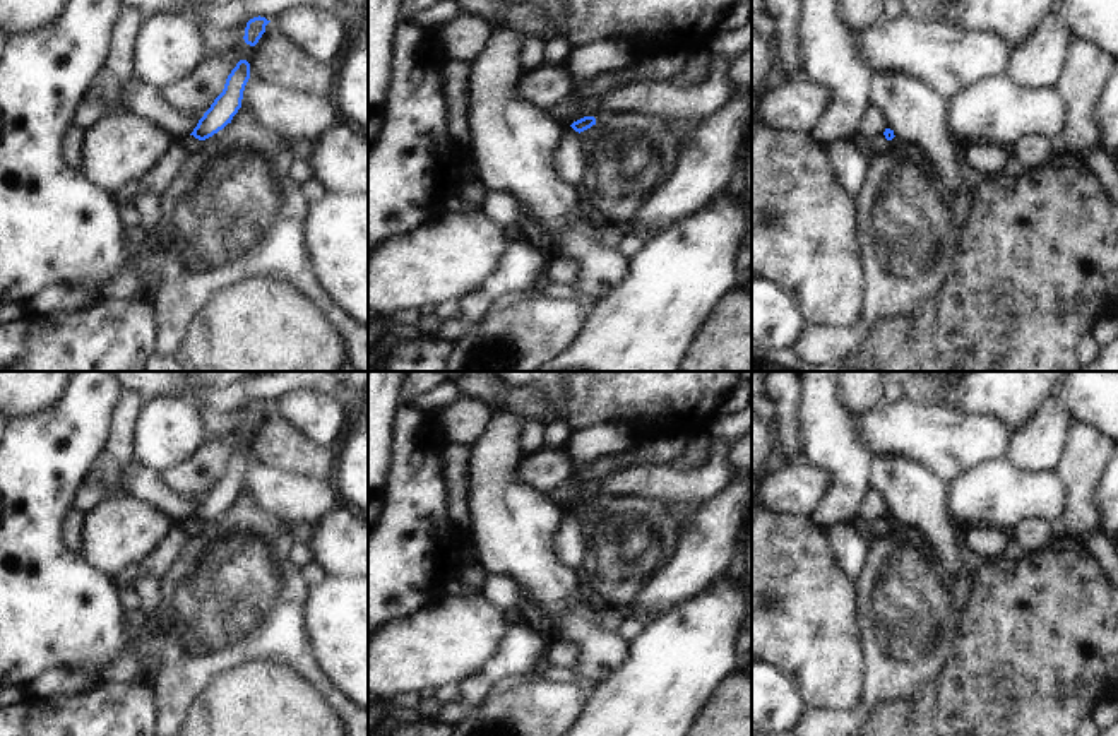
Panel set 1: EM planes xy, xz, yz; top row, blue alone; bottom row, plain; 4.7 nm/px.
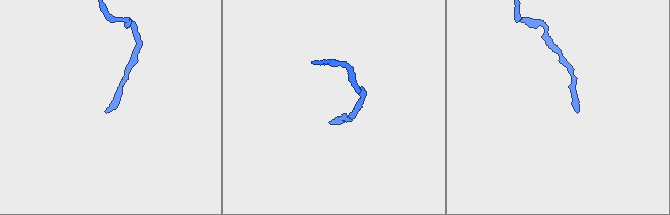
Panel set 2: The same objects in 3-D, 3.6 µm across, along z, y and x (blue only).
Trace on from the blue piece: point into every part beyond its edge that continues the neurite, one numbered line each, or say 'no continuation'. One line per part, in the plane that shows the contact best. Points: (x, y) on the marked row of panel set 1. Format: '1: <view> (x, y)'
no continuation

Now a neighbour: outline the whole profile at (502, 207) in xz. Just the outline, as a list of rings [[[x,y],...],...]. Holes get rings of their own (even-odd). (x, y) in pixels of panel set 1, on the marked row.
[[[486,188],[479,211],[507,229],[512,229],[522,219],[517,200],[510,193],[493,188]]]

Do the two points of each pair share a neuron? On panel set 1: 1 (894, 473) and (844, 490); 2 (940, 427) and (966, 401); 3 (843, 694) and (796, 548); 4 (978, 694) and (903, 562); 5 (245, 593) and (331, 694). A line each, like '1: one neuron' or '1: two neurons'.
1: two neurons
2: two neurons
3: one neuron
4: two neurons
5: one neuron

